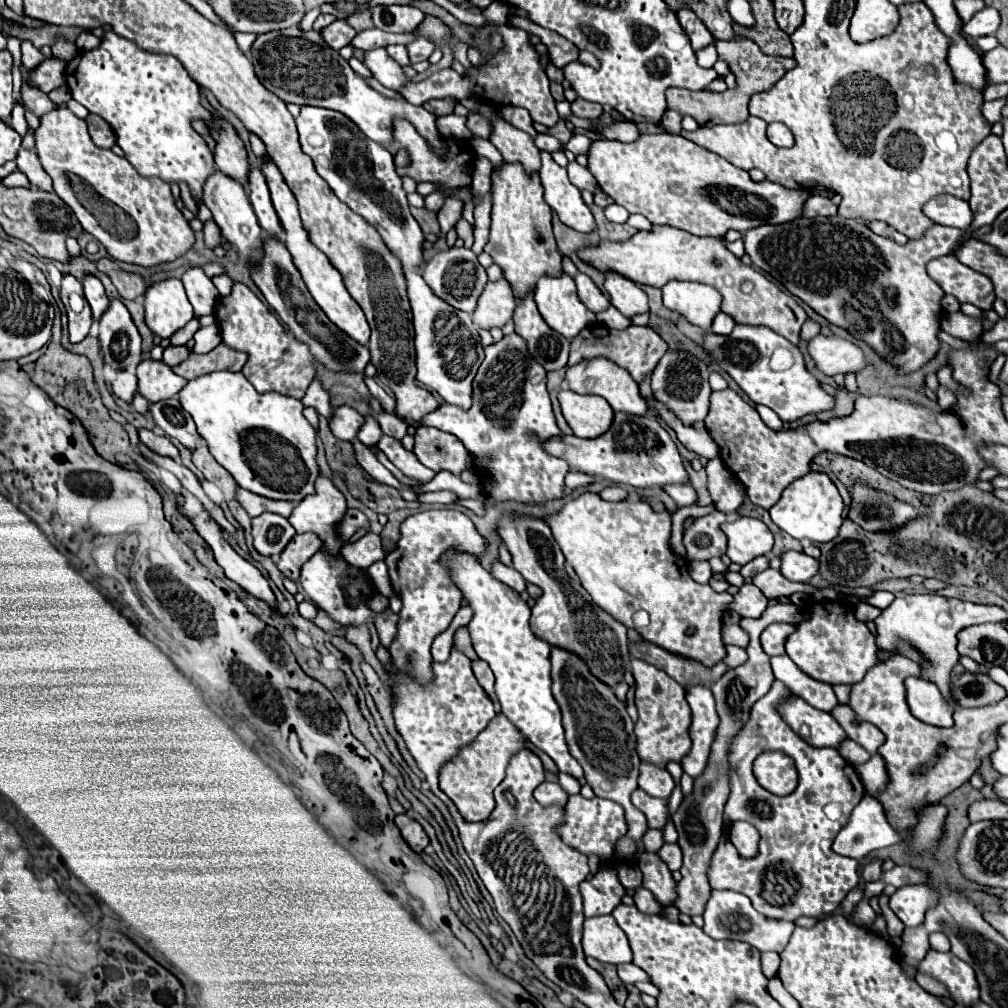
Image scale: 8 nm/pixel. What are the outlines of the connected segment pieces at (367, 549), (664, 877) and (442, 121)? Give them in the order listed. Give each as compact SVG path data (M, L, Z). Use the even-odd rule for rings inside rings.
M367 533L357 543L345 543L341 555L351 567L359 569L367 569L375 561L385 559L385 551L381 549L381 537L375 533Z
M643 853L641 873L643 873L643 887L649 889L661 905L665 907L671 905L675 899L675 881L663 859L657 853Z
M445 115L445 117L437 117L437 129L447 135L447 137L455 137L455 139L471 139L473 133L467 129L467 117L459 117L459 115Z

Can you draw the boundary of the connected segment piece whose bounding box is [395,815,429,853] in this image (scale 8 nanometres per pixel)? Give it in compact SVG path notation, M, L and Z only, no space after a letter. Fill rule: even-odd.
M397 815L397 817L395 817L395 825L399 827L403 839L407 841L407 845L409 845L415 853L421 853L421 851L429 845L429 837L425 835L423 827L421 827L415 819L411 819L411 817L407 817L407 815Z

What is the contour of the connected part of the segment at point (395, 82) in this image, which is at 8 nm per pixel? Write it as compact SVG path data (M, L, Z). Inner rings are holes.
M371 49L363 55L365 67L373 73L373 77L389 89L397 89L407 81L403 69L387 55L385 49Z

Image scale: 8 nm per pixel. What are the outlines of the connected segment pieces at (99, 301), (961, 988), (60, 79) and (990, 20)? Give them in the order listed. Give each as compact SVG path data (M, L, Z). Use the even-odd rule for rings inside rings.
M93 275L83 279L83 287L85 287L85 297L93 309L93 319L99 319L107 307L109 307L109 297L105 295L105 289L101 285L101 281Z
M929 951L919 965L919 971L929 973L937 981L945 983L957 1003L971 1007L975 1001L979 1001L979 983L975 979L975 971L953 953Z
M49 57L35 71L29 71L29 79L33 79L36 87L48 94L65 85L65 65L63 61L55 61L55 57Z
M985 7L985 9L977 11L963 25L963 31L971 37L981 37L981 35L993 35L995 27L999 27L999 13L995 13L995 9L991 9L991 7Z

